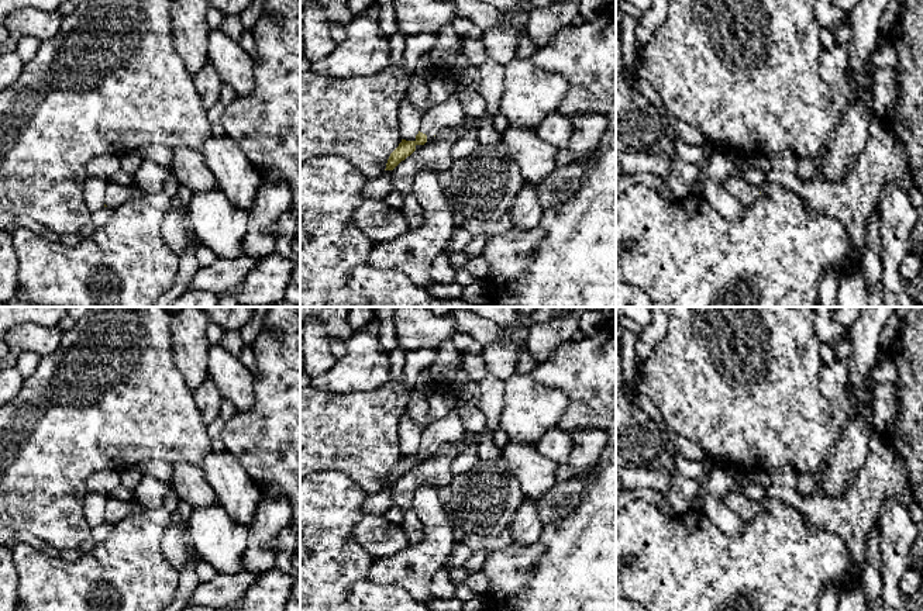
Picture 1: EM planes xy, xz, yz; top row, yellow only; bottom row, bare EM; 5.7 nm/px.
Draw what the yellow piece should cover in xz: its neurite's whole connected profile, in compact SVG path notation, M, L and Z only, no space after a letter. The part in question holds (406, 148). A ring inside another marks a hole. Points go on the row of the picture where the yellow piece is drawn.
M457 93L442 103L428 108L420 121L420 131L414 141L402 139L399 146L390 153L386 169L393 170L402 160L410 156L417 145L433 141L434 135L447 127L458 127L465 121L465 113Z

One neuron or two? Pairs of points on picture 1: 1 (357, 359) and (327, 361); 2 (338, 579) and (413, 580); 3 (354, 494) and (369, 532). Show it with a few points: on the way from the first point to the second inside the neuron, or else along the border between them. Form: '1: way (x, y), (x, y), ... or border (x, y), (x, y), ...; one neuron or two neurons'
1: border (337, 359), (329, 369), (314, 376); two neurons
2: border (367, 570), (371, 580), (400, 586); two neurons
3: border (365, 514), (354, 527), (354, 539), (364, 549); two neurons

